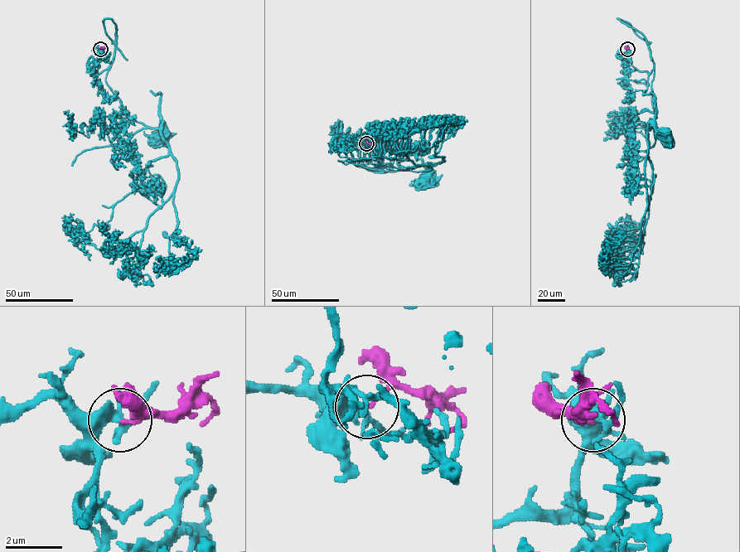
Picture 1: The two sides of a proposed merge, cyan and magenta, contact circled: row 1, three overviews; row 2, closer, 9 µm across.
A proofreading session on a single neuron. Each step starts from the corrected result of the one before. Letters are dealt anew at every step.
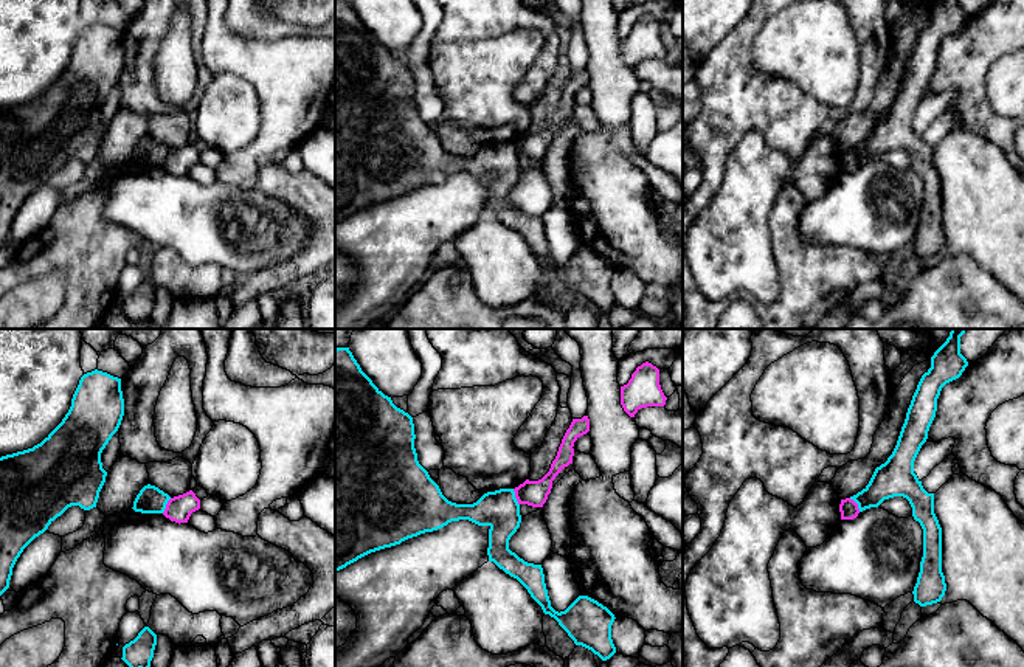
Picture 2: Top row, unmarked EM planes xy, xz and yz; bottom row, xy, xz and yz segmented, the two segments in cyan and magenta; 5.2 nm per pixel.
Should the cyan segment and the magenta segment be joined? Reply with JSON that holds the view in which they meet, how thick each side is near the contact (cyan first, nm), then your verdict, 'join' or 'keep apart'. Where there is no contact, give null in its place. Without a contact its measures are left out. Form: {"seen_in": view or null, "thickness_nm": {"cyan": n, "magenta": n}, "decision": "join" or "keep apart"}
{"seen_in": "xz", "thickness_nm": {"cyan": 200, "magenta": 130}, "decision": "keep apart"}

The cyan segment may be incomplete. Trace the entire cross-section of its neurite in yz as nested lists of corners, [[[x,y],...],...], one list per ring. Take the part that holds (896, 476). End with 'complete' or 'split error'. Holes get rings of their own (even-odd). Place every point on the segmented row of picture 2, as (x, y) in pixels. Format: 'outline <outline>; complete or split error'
outline [[[951,329],[946,341],[931,357],[931,368],[922,375],[906,413],[897,445],[884,464],[875,468],[869,484],[850,496],[858,504],[860,512],[878,507],[884,499],[903,496],[912,507],[912,517],[923,529],[923,557],[920,572],[914,586],[914,602],[920,607],[932,605],[942,600],[946,591],[945,575],[942,572],[942,527],[934,513],[934,493],[928,493],[922,481],[914,473],[914,461],[928,439],[929,427],[936,417],[937,399],[942,388],[959,378],[968,366],[967,358],[960,354],[960,337],[967,329]]]; complete

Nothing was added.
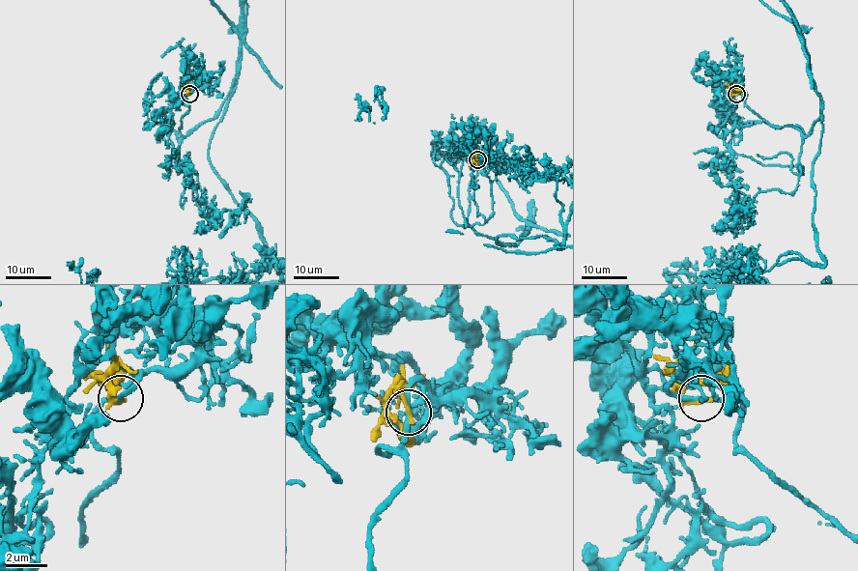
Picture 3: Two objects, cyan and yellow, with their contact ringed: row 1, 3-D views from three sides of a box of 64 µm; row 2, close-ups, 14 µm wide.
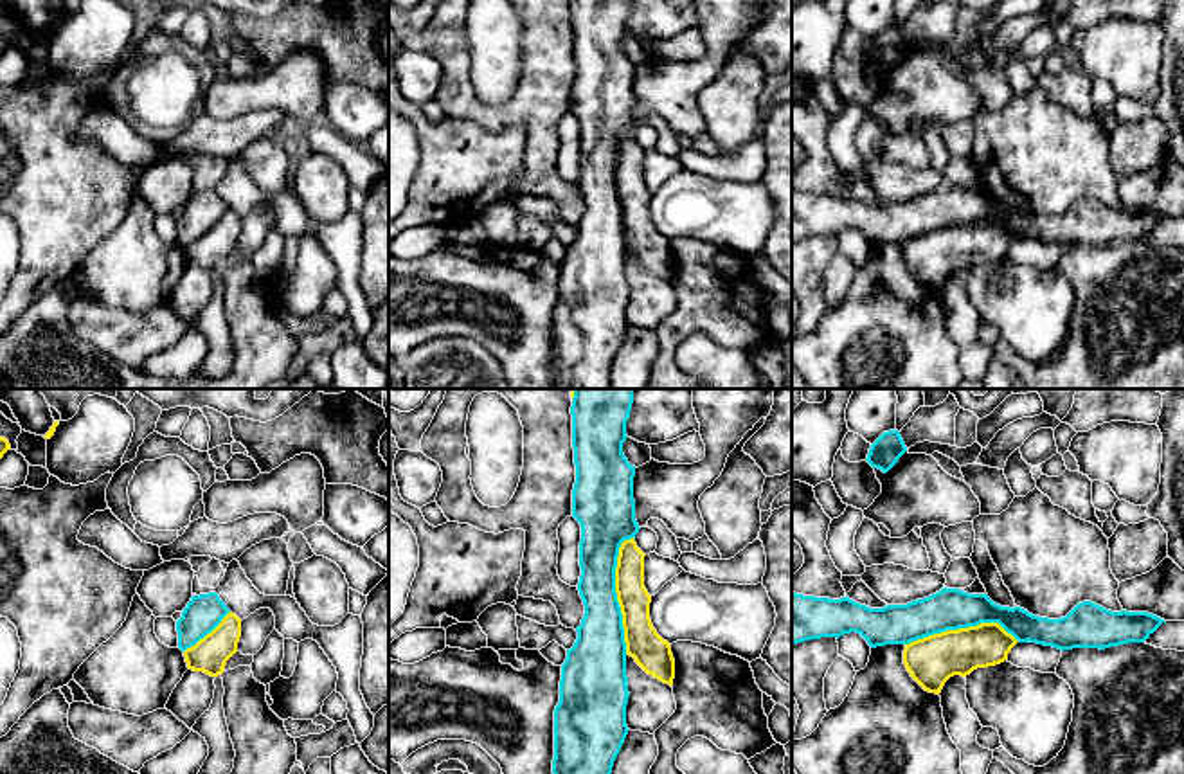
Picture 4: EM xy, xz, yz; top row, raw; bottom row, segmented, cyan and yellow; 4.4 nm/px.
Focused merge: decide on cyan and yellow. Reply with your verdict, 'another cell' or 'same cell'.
same cell

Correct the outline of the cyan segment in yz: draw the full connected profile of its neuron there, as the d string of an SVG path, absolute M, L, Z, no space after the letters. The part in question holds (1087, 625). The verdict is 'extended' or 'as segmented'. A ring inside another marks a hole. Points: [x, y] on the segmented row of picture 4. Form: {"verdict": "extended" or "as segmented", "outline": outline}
{"verdict": "extended", "outline": "M941 589L939 592L910 601L907 605L887 605L884 608L869 608L853 599L840 598L815 598L792 592L792 644L821 639L821 637L840 637L844 634L857 632L860 634L871 648L885 644L903 644L903 664L910 677L928 693L939 695L945 682L961 675L966 677L977 668L988 668L1000 664L1008 659L1008 653L1017 643L1036 643L1044 646L1053 646L1058 650L1072 648L1110 648L1126 643L1144 643L1162 623L1164 619L1148 614L1148 612L1112 612L1092 601L1078 603L1065 617L1049 619L1029 614L1020 607L1000 607L993 603L988 594L968 594L959 589Z"}

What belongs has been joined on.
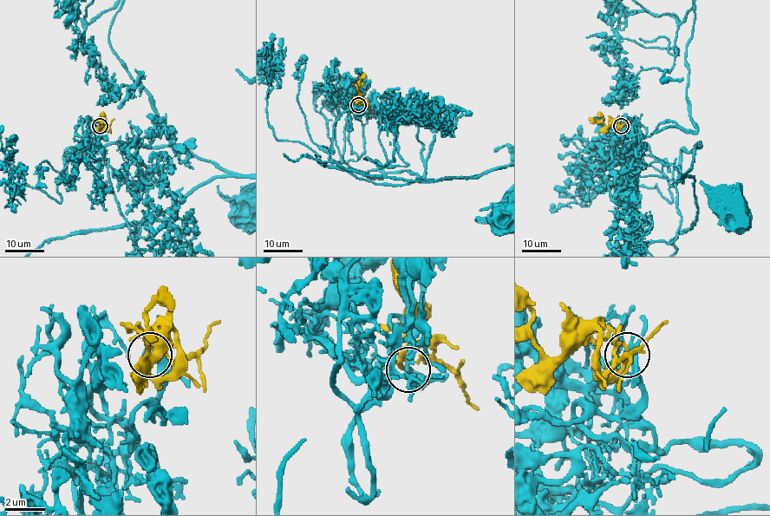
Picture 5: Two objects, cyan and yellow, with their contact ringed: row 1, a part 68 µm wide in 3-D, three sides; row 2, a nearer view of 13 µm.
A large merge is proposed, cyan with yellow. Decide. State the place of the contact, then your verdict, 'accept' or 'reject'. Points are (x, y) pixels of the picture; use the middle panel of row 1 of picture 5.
place (358, 105); accept

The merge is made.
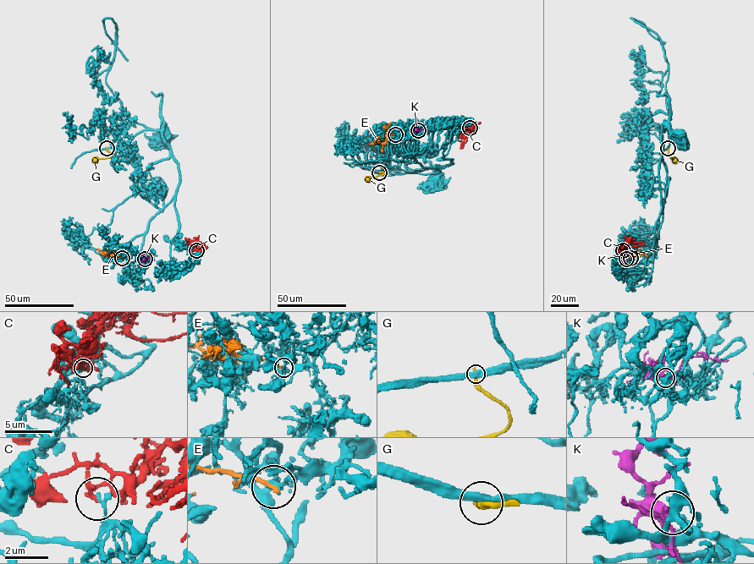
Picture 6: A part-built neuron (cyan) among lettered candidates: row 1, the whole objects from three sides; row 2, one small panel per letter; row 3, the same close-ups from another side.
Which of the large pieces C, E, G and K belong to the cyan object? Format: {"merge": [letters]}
{"merge": ["C"]}

